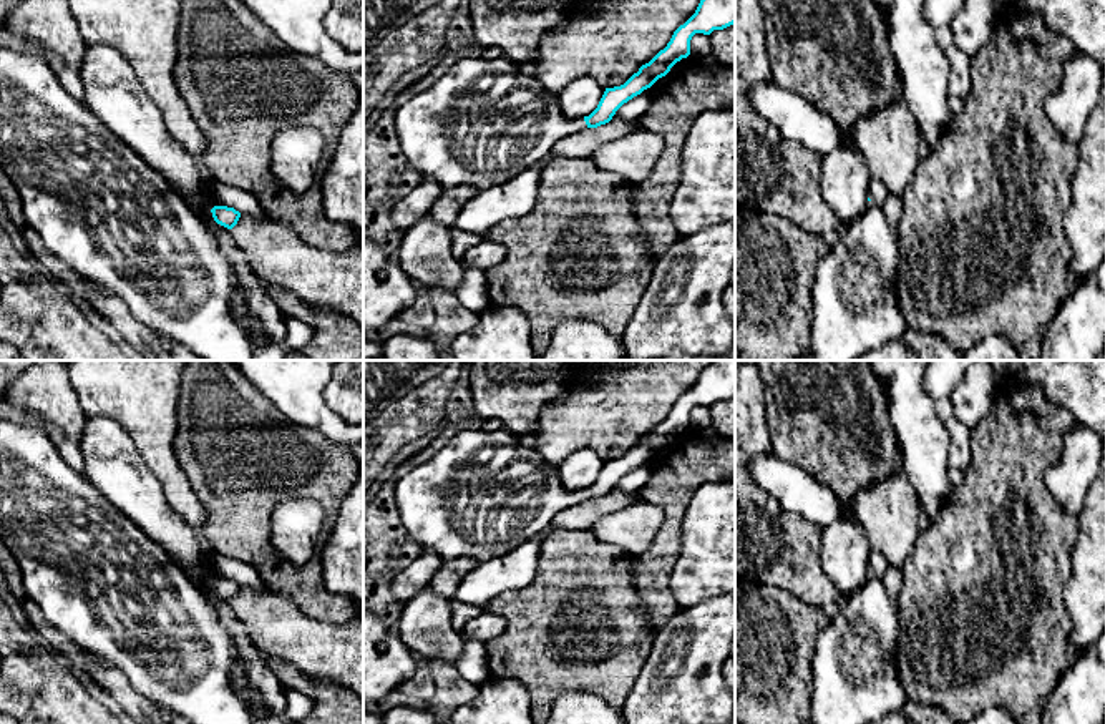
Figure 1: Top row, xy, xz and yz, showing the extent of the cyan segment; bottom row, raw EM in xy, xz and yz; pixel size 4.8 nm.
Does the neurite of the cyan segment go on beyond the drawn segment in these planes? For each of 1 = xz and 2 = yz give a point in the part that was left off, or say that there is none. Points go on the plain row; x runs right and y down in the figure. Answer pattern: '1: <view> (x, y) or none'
1: none
2: none

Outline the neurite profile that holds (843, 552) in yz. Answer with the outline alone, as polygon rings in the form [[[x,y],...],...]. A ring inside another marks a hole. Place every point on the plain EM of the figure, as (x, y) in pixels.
[[[840,516],[821,528],[818,558],[840,601],[849,599],[861,588],[869,555],[869,540],[856,516]]]

